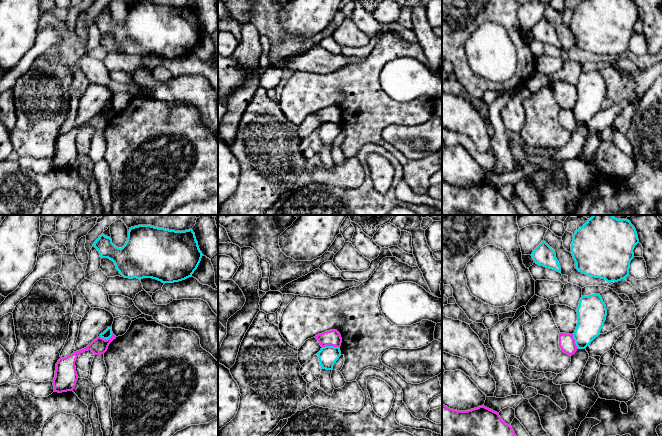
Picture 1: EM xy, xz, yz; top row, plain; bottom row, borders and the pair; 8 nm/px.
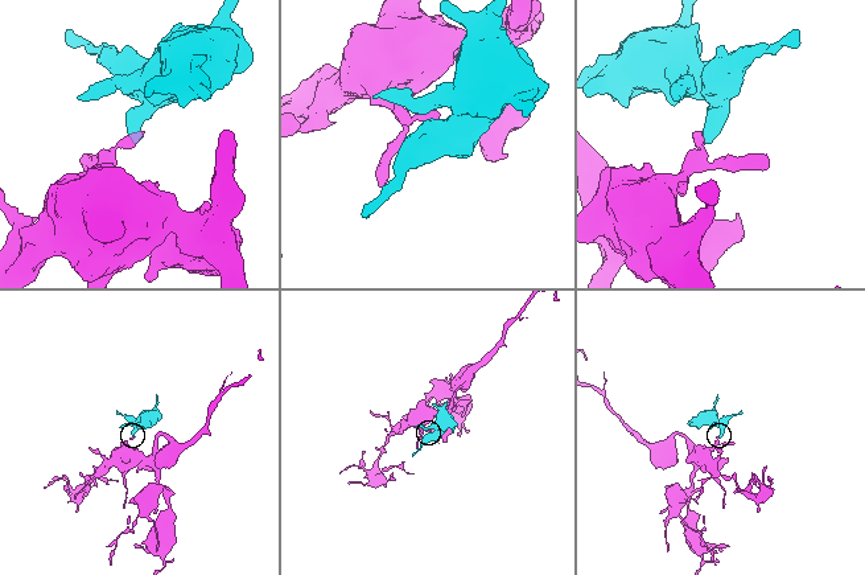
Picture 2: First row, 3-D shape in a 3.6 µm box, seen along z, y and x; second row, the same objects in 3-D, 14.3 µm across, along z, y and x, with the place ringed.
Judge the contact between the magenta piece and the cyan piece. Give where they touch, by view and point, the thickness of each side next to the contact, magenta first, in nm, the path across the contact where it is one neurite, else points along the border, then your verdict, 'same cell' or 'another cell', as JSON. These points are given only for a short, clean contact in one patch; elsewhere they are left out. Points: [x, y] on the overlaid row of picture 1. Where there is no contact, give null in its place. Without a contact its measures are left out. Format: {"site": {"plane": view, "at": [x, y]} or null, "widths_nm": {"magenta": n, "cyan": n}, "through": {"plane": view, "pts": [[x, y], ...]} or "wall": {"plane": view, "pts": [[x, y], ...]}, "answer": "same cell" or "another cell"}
{"site": {"plane": "xz", "at": [330, 345]}, "widths_nm": {"magenta": 130, "cyan": 160}, "wall": {"plane": "xz", "pts": [[339, 346], [322, 347]]}, "answer": "another cell"}

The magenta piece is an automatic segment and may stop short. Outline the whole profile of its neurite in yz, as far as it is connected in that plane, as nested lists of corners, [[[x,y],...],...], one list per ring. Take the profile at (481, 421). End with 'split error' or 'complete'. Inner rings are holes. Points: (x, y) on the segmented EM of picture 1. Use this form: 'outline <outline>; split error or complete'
outline [[[442,404],[442,436],[516,436],[499,414],[484,405],[457,411]]]; complete

